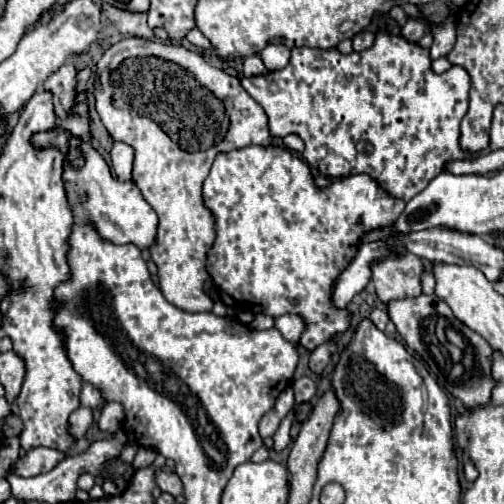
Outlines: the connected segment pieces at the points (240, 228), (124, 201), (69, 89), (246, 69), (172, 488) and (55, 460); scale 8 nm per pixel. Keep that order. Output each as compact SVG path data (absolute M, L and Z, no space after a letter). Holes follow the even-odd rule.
M245 146L217 154L209 176L203 182L205 206L215 216L217 240L207 254L207 272L225 306L249 310L253 314L299 314L305 322L299 344L309 352L335 334L351 326L351 312L335 308L331 302L333 286L339 274L355 258L361 238L377 228L391 226L403 212L405 202L393 198L369 174L355 174L333 180L327 188L317 188L309 164L301 156L277 146Z
M81 142L81 150L85 152L85 166L81 170L69 168L65 162L65 188L67 188L67 198L73 214L97 228L97 232L117 244L135 244L139 250L149 250L155 240L157 240L157 214L155 210L145 202L141 196L141 190L133 182L119 182L111 176L107 162L101 158L97 150L91 148L91 144ZM83 192L87 194L87 200L83 200Z
M67 62L57 72L53 72L43 84L45 90L49 90L53 94L55 112L59 118L65 118L67 110L75 102L75 72L77 72L75 66L71 62Z
M249 56L243 60L243 74L245 76L261 76L265 72L267 72L267 68L263 66L259 56Z
M165 468L157 470L155 472L155 482L161 488L161 492L169 492L173 496L179 496L183 492L181 480L179 480L179 476L173 470L165 470Z
M33 448L33 452L27 452L25 458L17 460L11 470L15 474L31 478L31 476L39 476L39 474L45 474L45 472L53 470L63 458L65 458L65 454L59 452L59 450L53 450L53 448Z

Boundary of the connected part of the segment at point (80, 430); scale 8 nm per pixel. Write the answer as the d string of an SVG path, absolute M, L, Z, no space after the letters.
M81 406L77 412L73 412L73 416L69 418L69 424L71 424L73 436L81 440L85 436L85 430L93 424L93 410L87 406Z

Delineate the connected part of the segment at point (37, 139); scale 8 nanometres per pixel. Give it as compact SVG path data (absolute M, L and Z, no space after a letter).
M55 128L53 132L43 132L33 136L33 142L37 146L55 146L59 148L63 154L67 154L67 134L61 128Z

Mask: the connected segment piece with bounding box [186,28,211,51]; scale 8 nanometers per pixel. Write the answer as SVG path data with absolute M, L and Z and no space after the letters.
M197 28L189 31L186 35L186 38L197 47L203 48L206 51L211 50L211 43Z

